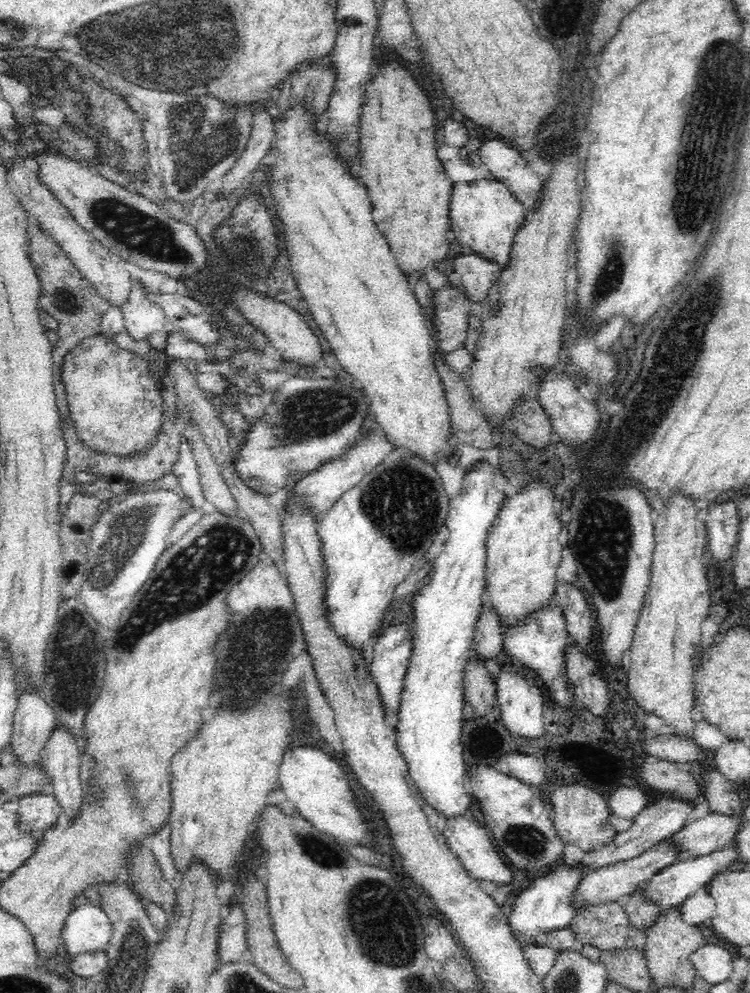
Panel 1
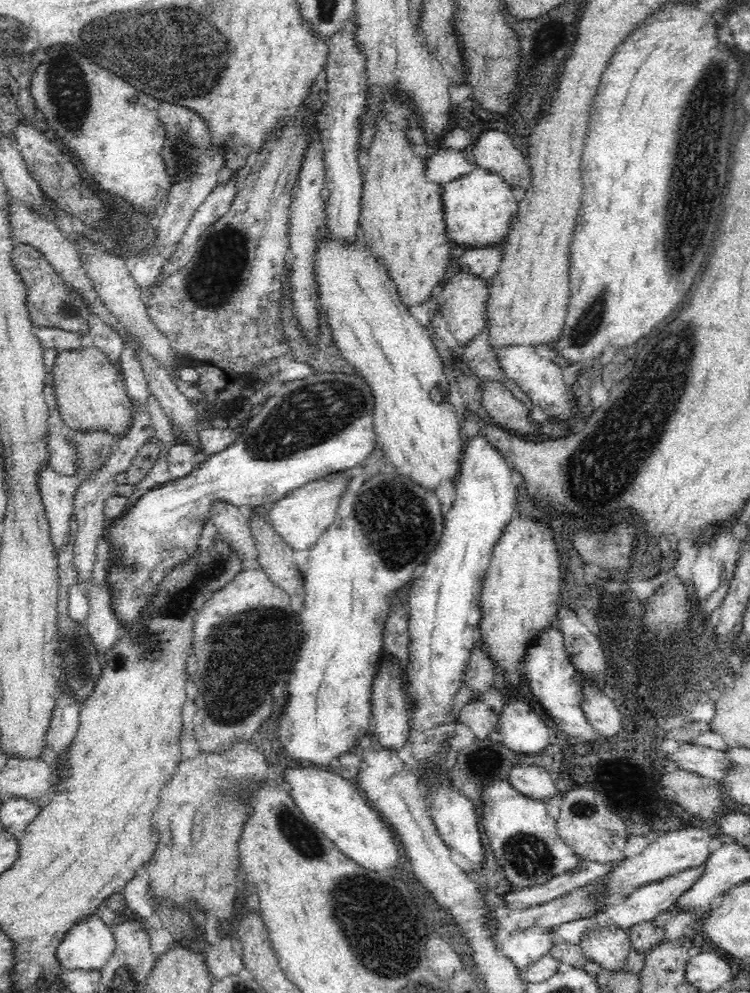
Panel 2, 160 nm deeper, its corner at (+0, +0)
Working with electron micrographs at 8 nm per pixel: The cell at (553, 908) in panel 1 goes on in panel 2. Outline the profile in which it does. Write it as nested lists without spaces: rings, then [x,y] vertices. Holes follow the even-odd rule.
[[[530,925],[518,927],[510,932],[508,940],[500,944],[504,955],[508,955],[520,969],[520,976],[525,966],[542,955],[548,955],[555,941],[556,926]]]

